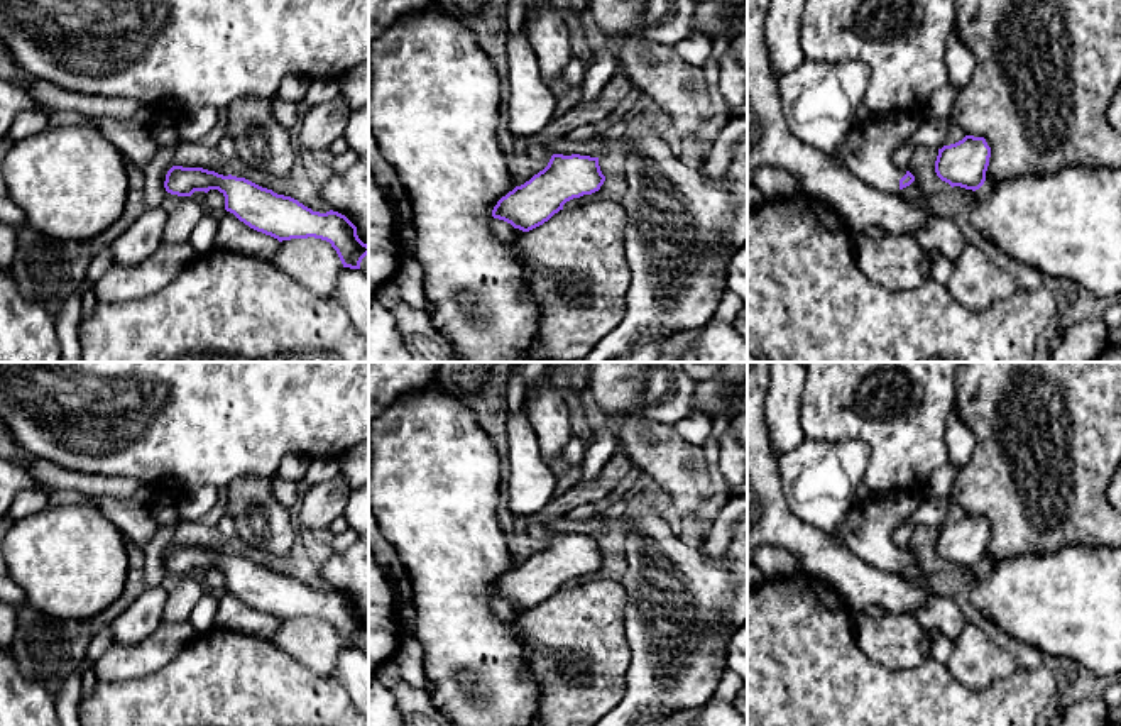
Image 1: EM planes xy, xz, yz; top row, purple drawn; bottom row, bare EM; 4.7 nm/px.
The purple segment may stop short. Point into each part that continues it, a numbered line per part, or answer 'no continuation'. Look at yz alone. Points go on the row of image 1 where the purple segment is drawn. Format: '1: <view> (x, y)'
1: yz (868, 153)

